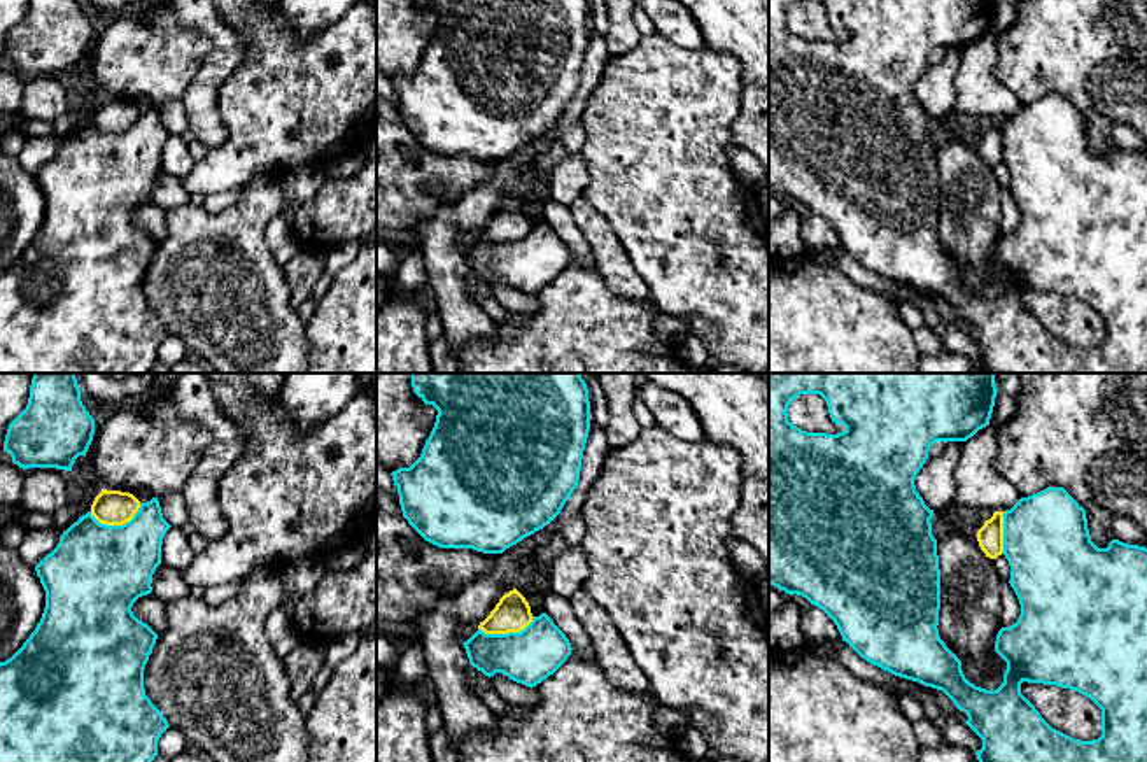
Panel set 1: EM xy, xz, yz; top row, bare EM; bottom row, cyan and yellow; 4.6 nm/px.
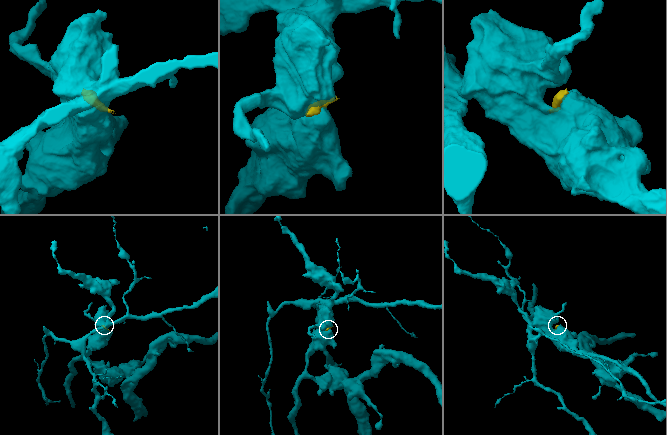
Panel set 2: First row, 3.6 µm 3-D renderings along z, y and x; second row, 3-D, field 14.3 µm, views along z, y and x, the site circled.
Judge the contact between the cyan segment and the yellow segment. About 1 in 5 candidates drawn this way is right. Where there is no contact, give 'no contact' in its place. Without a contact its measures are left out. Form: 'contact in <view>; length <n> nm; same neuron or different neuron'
contact in xy; length 240 nm; different neuron

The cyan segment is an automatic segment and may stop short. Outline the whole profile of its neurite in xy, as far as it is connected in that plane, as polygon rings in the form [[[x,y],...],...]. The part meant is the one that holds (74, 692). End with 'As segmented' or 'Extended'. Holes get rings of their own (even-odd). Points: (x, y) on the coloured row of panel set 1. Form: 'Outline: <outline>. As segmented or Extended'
Outline: [[[158,497],[140,503],[133,519],[123,526],[100,524],[91,512],[79,517],[63,531],[58,547],[47,554],[37,566],[37,576],[46,590],[46,608],[40,622],[23,646],[5,662],[0,662],[0,762],[152,762],[158,755],[158,741],[170,727],[163,713],[151,702],[144,688],[144,669],[156,645],[158,634],[138,620],[133,603],[152,592],[152,575],[161,564],[161,545],[172,526],[163,519]]]. As segmented

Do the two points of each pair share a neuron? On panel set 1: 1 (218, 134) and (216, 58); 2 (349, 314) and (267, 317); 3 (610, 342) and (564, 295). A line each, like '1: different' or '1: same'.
1: same
2: different
3: same

